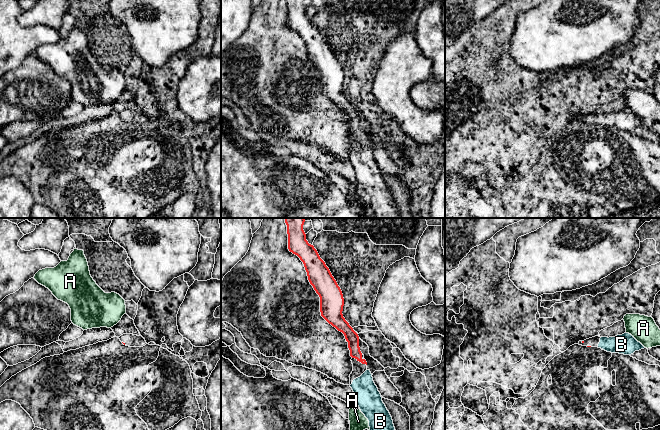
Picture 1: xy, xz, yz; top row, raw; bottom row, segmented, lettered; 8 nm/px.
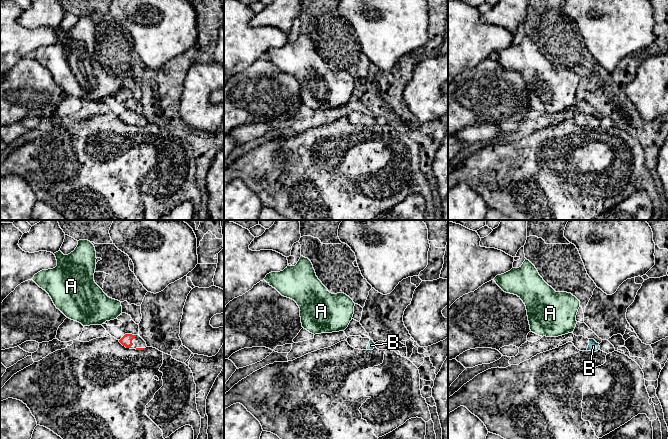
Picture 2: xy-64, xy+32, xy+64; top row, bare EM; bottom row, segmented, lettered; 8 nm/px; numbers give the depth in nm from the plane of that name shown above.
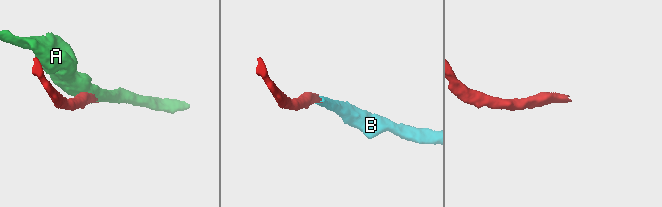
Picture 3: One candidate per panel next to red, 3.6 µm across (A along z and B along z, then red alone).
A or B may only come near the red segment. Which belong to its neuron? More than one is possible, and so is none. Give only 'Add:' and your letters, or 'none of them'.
Add: B

